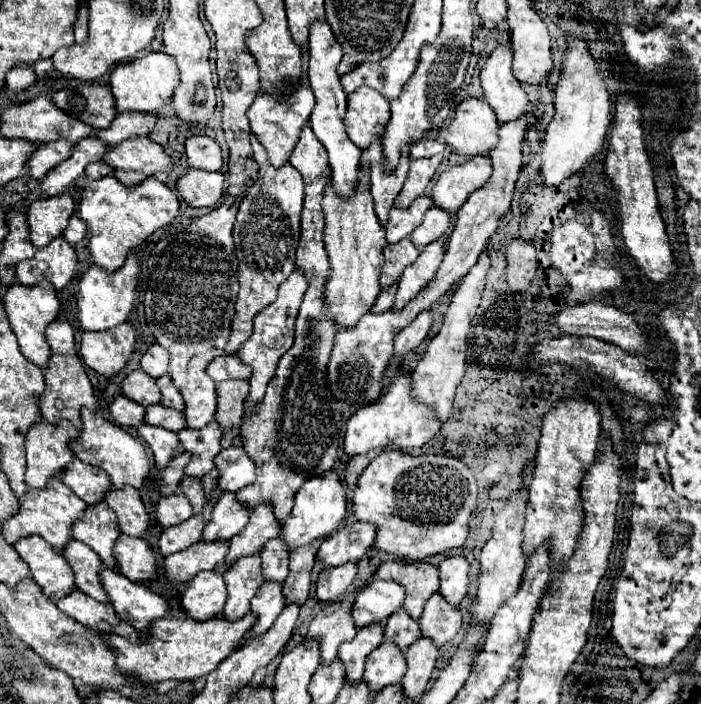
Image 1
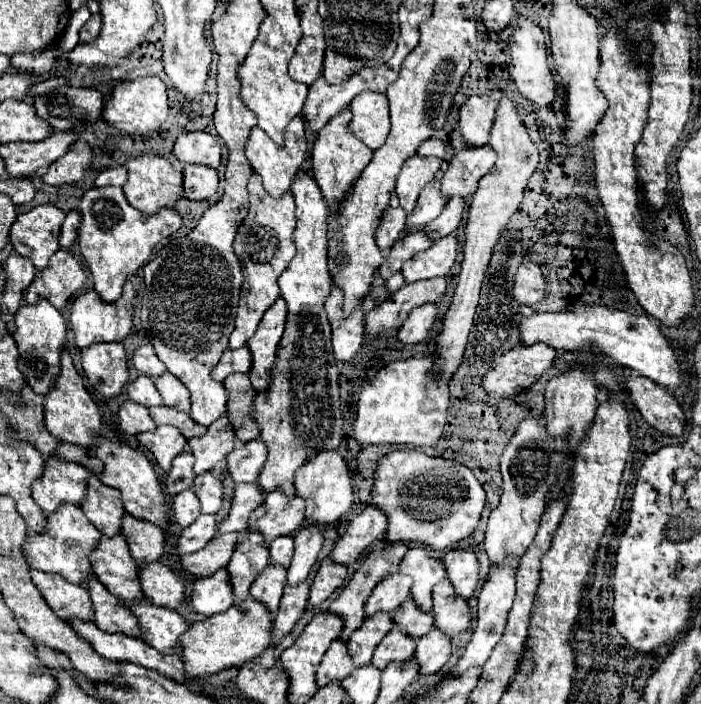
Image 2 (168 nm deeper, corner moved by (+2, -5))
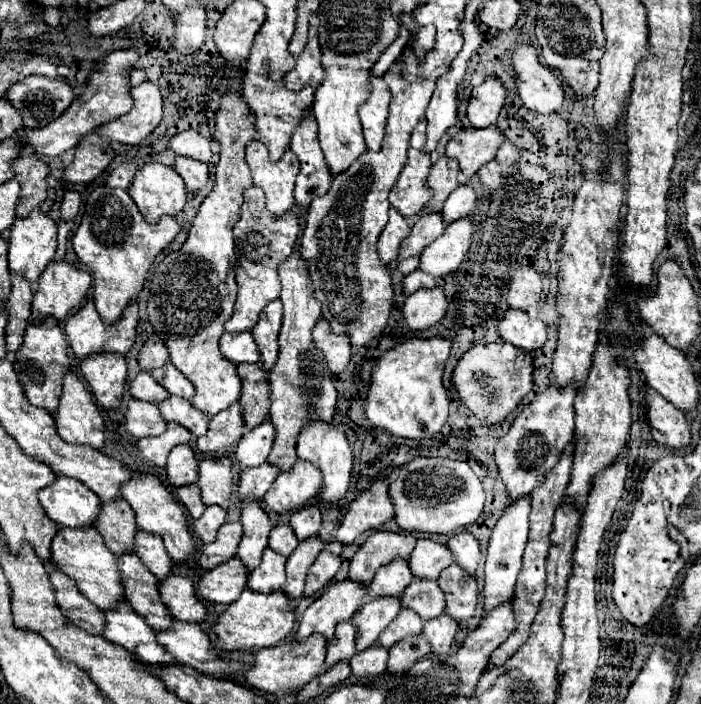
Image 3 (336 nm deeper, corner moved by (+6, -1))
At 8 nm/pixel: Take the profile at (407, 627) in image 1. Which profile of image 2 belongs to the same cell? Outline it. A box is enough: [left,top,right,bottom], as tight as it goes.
[393,600,433,640]

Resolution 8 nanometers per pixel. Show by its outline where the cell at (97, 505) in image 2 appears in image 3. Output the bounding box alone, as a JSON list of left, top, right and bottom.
[95,498,139,554]

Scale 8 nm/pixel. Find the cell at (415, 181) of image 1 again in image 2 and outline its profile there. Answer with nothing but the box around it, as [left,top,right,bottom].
[395,156,441,212]

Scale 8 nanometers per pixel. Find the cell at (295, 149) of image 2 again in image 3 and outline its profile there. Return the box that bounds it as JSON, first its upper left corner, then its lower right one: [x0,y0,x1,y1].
[247,140,299,216]

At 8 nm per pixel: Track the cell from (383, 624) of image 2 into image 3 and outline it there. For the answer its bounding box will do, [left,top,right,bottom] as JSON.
[351,596,401,650]

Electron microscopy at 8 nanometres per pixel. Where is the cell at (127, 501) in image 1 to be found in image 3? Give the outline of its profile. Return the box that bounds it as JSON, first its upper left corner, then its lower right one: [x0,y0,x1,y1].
[135,530,171,580]

